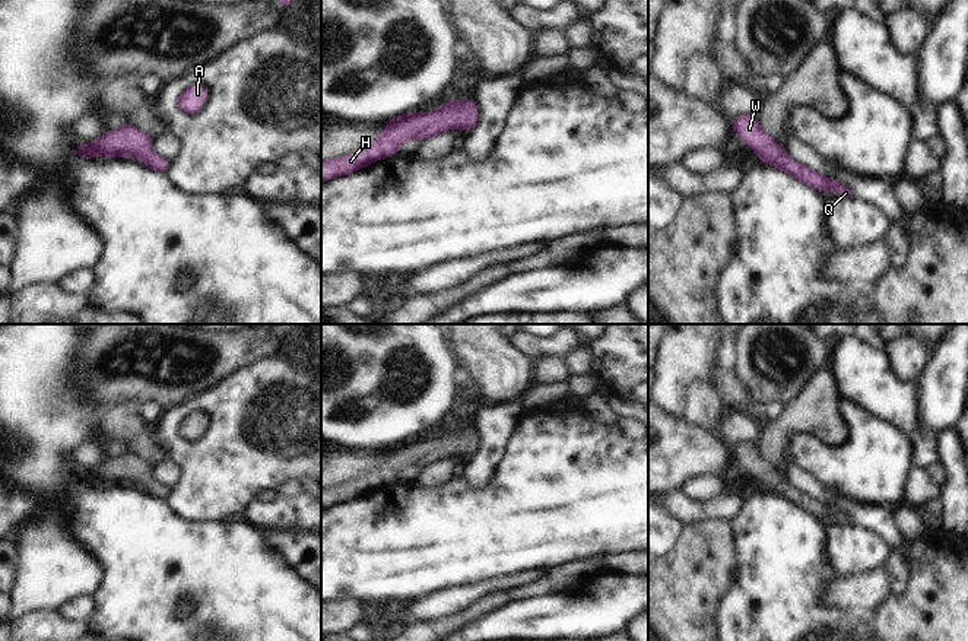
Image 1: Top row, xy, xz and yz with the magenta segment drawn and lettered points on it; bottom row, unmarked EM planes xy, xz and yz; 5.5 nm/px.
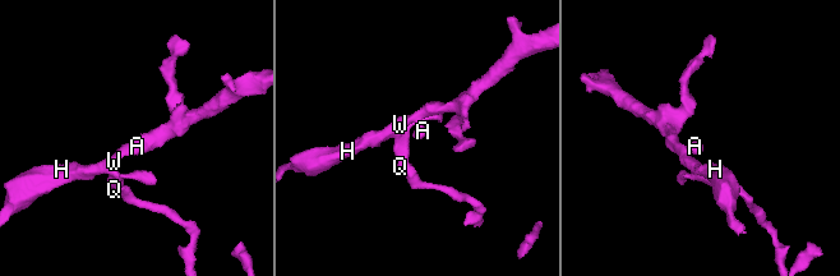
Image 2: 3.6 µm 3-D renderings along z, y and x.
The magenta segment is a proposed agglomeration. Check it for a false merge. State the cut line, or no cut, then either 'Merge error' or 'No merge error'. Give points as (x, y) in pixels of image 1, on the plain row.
No split. No merge error.

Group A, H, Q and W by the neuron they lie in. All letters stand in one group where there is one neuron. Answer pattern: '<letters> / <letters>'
A H Q W

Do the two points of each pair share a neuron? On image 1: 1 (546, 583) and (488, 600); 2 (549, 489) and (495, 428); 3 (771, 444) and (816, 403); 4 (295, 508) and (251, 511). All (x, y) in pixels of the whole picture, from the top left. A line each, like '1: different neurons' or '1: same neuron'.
1: same neuron
2: different neurons
3: same neuron
4: same neuron

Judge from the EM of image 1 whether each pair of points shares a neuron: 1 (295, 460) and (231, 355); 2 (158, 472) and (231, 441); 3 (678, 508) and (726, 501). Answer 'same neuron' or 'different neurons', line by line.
1: different neurons
2: different neurons
3: same neuron

